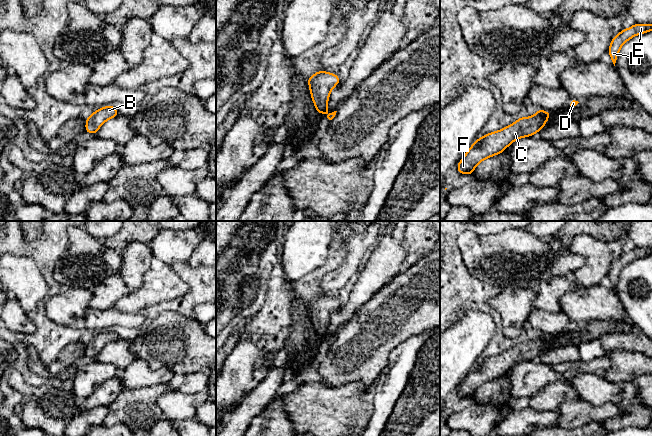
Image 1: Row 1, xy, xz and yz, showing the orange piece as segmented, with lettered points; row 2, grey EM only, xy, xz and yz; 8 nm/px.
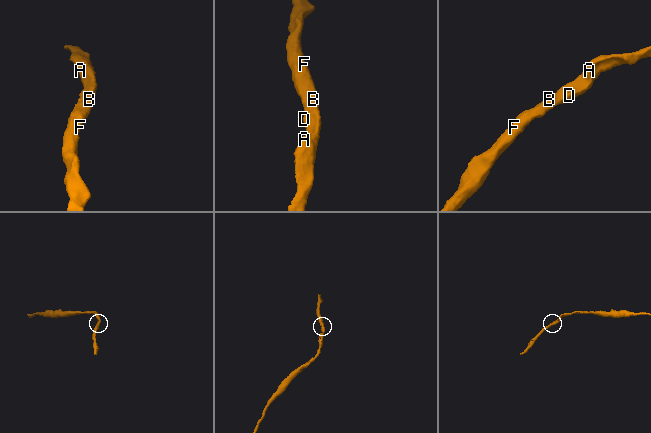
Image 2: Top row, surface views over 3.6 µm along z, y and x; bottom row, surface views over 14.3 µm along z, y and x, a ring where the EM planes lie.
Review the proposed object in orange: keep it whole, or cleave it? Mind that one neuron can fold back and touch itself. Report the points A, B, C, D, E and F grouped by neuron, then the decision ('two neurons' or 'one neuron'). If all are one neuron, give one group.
A B C D E F | one neuron

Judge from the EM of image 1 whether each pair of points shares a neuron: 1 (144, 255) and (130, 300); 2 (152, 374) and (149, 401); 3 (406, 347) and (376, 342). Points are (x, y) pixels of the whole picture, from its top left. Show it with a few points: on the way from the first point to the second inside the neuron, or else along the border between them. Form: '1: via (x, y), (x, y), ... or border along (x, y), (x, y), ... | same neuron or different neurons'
1: border along (147, 270), (143, 276), (142, 283), (131, 290) | different neurons
2: border along (166, 383), (128, 389) | different neurons
3: border along (418, 334), (401, 342), (389, 355), (386, 366) | different neurons

